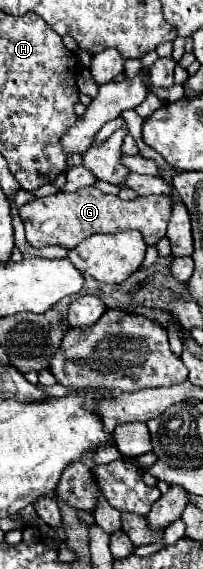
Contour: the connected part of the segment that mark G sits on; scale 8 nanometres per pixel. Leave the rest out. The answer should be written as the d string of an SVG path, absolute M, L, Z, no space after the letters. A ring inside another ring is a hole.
M80 187L74 193L60 191L56 195L34 199L20 209L20 217L26 227L28 243L38 249L46 245L60 245L70 251L92 233L110 233L122 229L136 229L144 235L144 241L148 245L156 245L158 239L166 235L170 205L172 205L172 197L148 195L148 197L136 197L132 201L124 201L118 195L106 195L96 187Z

